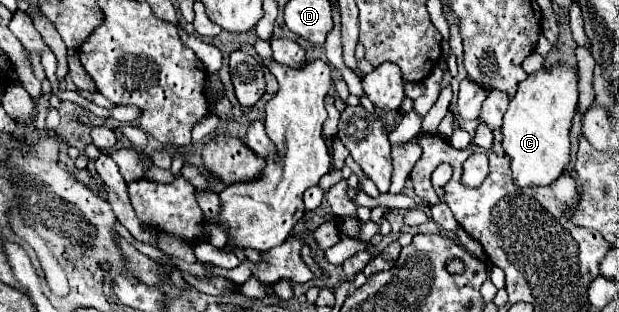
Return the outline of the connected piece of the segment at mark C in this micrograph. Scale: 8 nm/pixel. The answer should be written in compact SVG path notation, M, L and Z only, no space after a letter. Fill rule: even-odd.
M552 65L548 69L530 73L528 79L518 85L518 91L510 101L502 123L502 133L504 133L502 145L506 149L506 155L510 155L510 167L512 167L514 183L518 187L548 185L554 179L558 179L558 175L564 171L564 167L570 161L570 127L576 115L576 105L578 105L578 67Z

